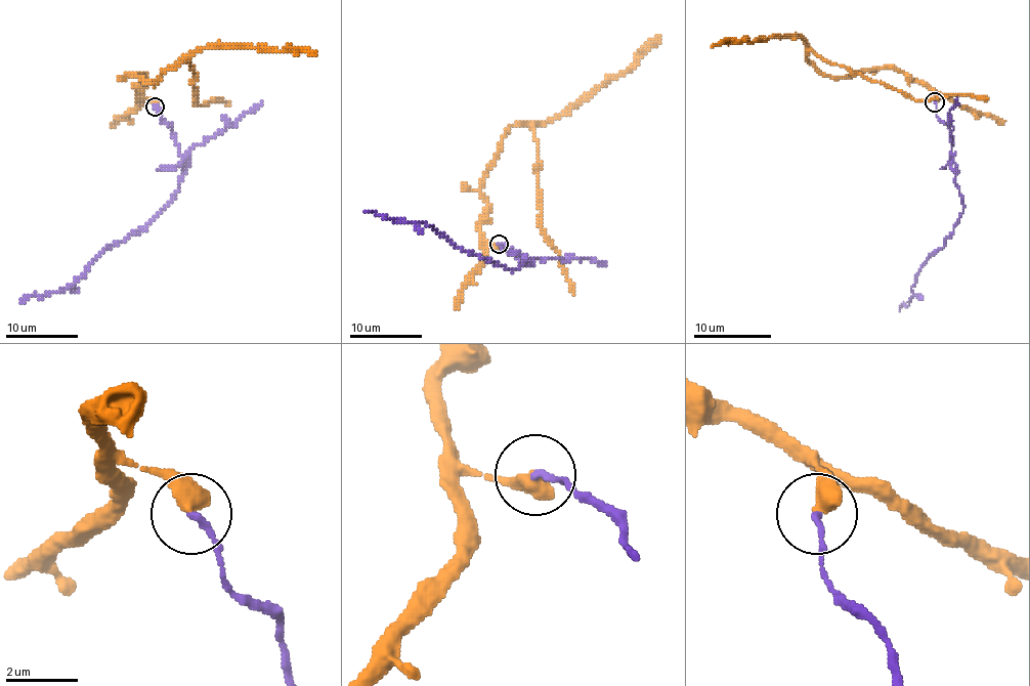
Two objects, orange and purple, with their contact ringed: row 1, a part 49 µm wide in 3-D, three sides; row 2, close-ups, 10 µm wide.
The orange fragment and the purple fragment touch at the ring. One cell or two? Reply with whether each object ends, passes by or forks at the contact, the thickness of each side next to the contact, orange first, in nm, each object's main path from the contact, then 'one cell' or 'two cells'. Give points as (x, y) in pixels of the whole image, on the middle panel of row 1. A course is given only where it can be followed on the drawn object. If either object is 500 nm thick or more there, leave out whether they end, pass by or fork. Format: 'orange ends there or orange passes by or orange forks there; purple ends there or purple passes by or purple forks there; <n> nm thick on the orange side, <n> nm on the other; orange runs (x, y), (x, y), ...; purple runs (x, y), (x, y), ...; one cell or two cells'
550 nm thick on the orange side, 170 nm on the other; orange runs (499, 243), (482, 238), (486, 204), (480, 178), (511, 126), (527, 124), (537, 145), (540, 228), (574, 293); purple runs (499, 243), (527, 263), (513, 270), (458, 249), (423, 223), (366, 211); two cells

